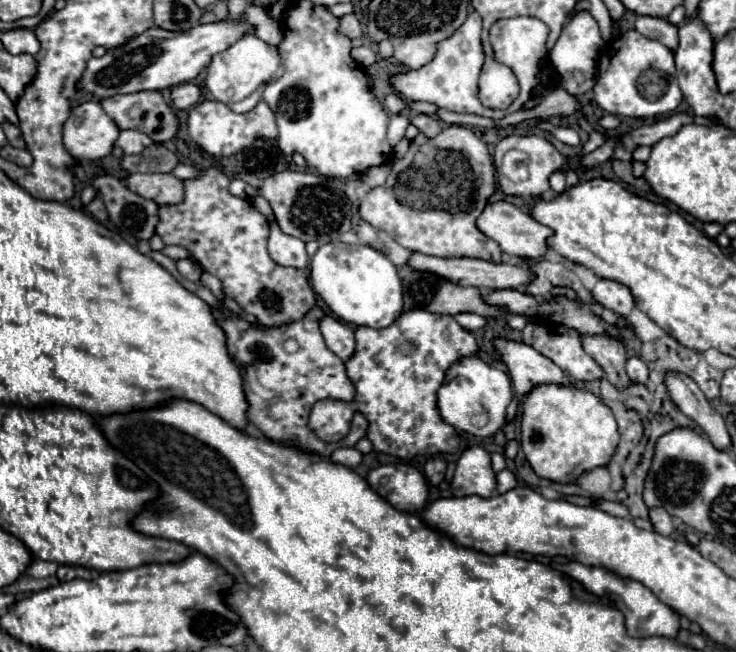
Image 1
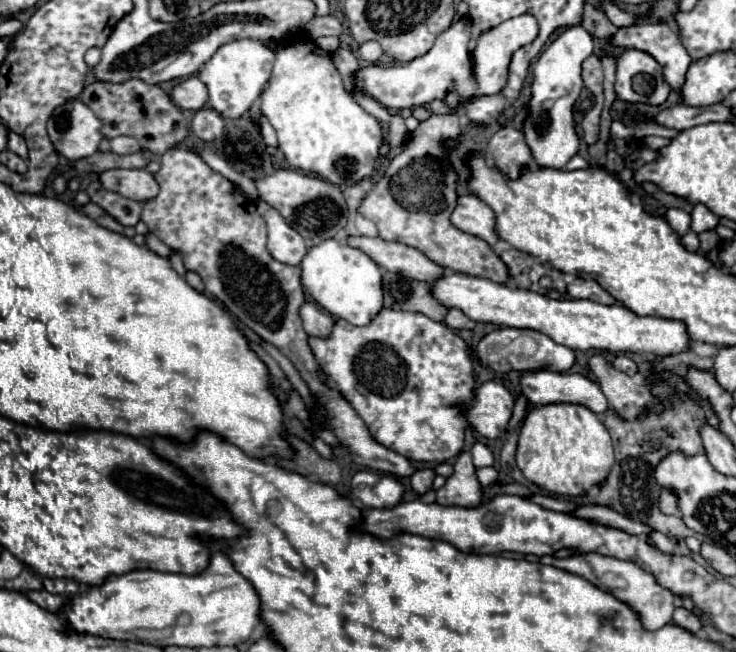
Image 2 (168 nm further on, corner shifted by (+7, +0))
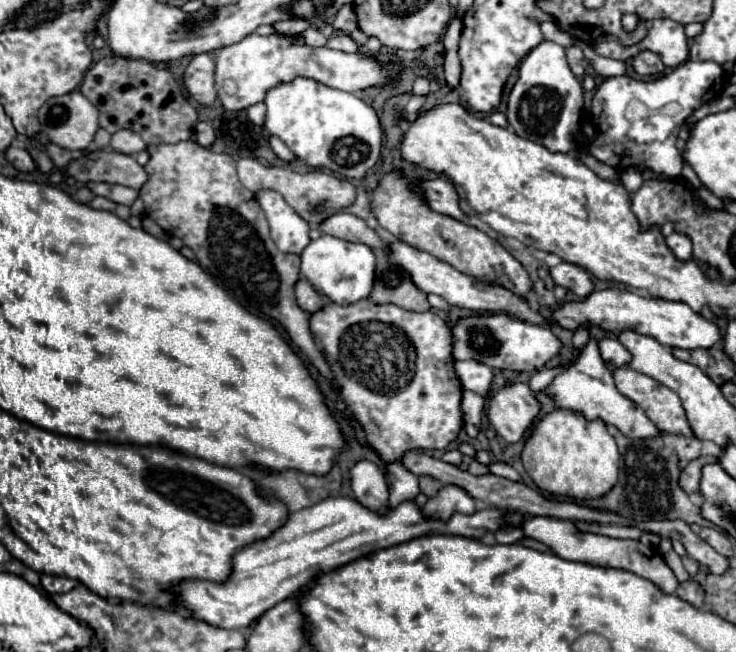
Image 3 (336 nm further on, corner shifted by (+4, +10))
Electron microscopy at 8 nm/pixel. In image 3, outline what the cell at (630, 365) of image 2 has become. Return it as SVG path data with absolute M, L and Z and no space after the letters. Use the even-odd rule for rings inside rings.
M604 337L600 341L600 355L606 363L612 363L616 367L630 363L630 353L624 349L624 345L620 345L616 337Z

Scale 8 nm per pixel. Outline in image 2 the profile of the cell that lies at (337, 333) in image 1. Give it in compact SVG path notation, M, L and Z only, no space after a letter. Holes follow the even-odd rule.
M305 303L301 307L301 319L305 333L309 337L329 337L333 331L333 317L329 313L323 313L325 309L319 307L317 303Z

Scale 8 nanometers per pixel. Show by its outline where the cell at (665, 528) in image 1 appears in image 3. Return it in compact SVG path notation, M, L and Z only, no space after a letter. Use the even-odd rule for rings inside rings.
M704 455L704 457L698 457L694 461L688 463L688 467L682 471L680 475L680 487L686 491L686 493L692 493L700 487L700 469L712 461L720 461L720 457L714 457L714 455Z

